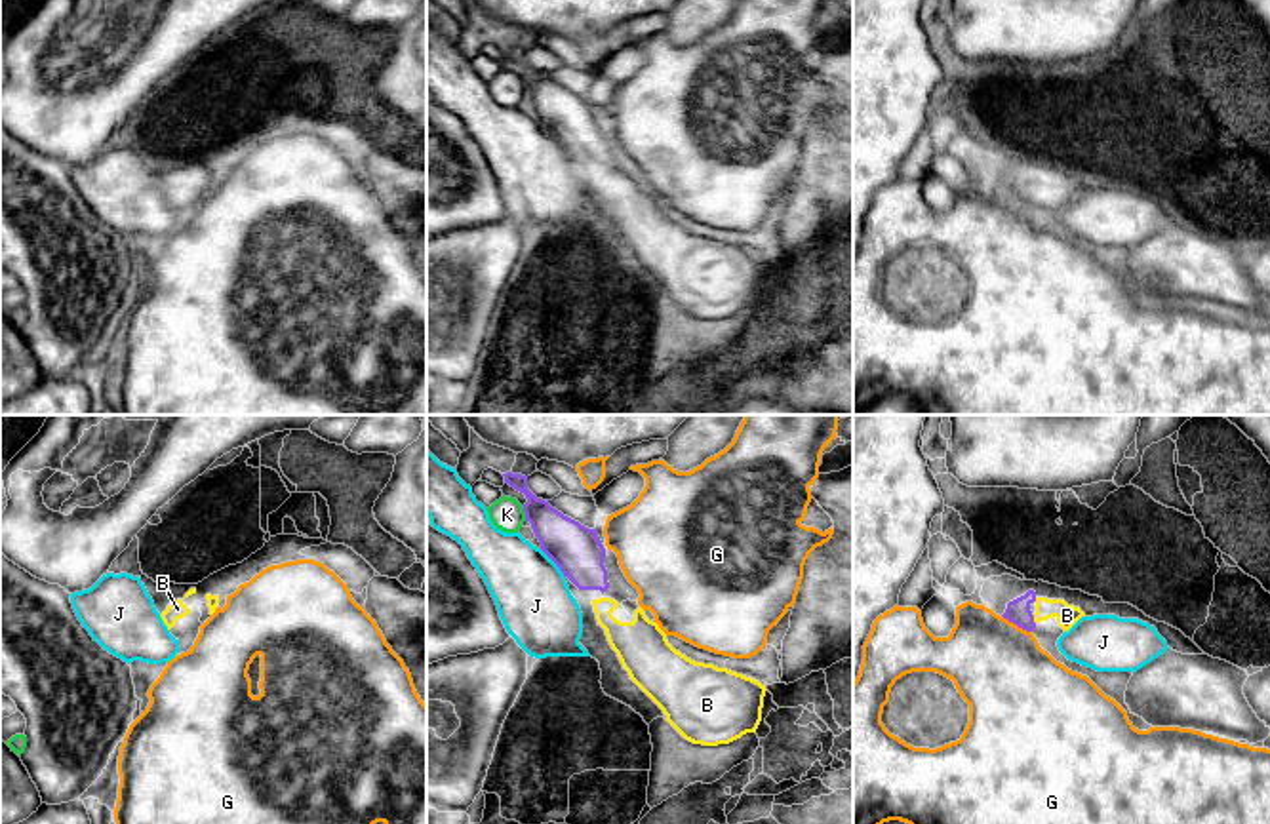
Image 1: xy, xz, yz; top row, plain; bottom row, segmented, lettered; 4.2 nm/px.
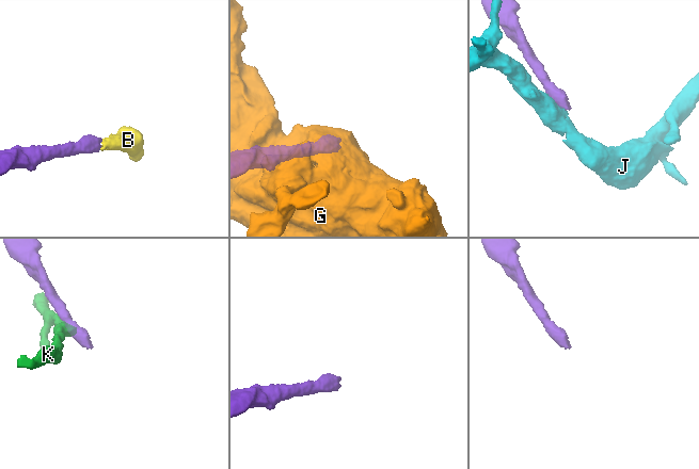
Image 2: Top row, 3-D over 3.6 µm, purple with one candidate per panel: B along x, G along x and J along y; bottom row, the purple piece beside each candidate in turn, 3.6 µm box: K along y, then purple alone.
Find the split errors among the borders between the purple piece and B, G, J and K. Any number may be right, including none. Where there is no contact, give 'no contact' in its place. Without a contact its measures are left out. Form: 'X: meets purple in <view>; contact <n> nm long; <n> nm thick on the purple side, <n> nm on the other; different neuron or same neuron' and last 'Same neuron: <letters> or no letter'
B: meets purple in yz; contact 40 nm long; 100 nm thick on the purple side, 100 nm on the other; same neuron
G: meets purple in yz; contact 150 nm long; 100 nm thick on the purple side, 400 nm on the other; different neuron
J: meets purple in xz; contact 170 nm long; 220 nm thick on the purple side, 320 nm on the other; different neuron
K: meets purple in xz; contact 70 nm long; 200 nm thick on the purple side, 140 nm on the other; different neuron
Same neuron: B

